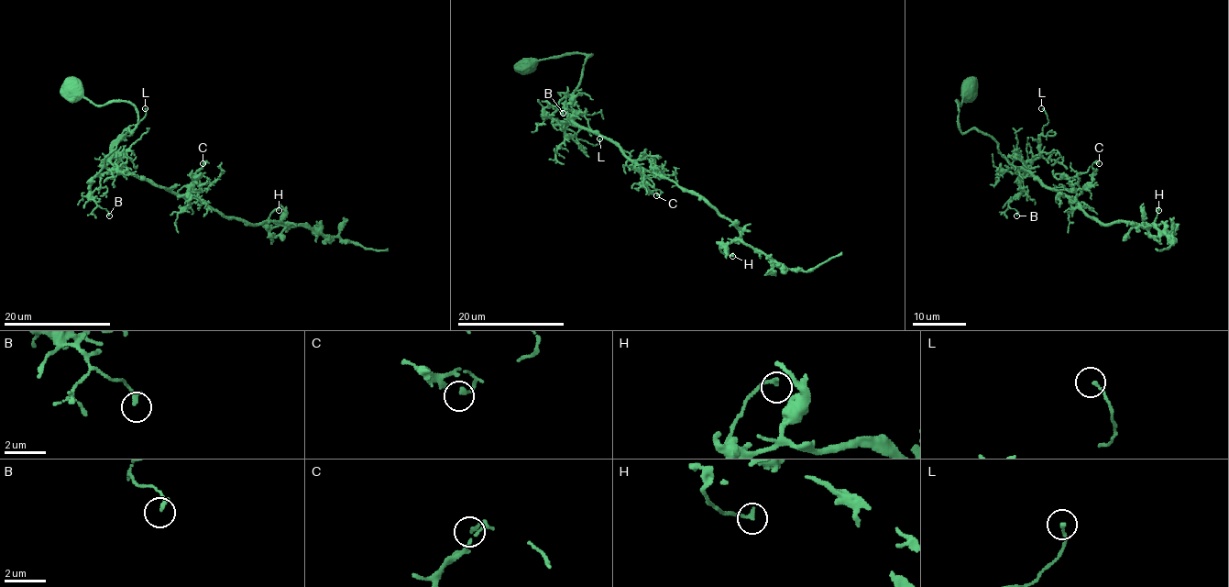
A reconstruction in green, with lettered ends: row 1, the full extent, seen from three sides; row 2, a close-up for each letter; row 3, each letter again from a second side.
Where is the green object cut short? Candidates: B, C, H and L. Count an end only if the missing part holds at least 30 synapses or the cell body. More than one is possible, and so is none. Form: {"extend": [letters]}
{"extend": []}

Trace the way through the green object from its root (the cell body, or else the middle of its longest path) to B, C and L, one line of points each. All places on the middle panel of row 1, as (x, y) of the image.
B: (523, 63), (571, 53), (592, 54), (586, 60), (579, 85), (543, 117), (543, 110), (553, 105), (563, 113)
C: (523, 63), (592, 54), (579, 85), (553, 117), (609, 138), (641, 168), (646, 186), (661, 192), (656, 195)
L: (523, 63), (592, 54), (579, 85), (553, 117), (568, 121), (565, 136), (592, 145), (599, 138)

